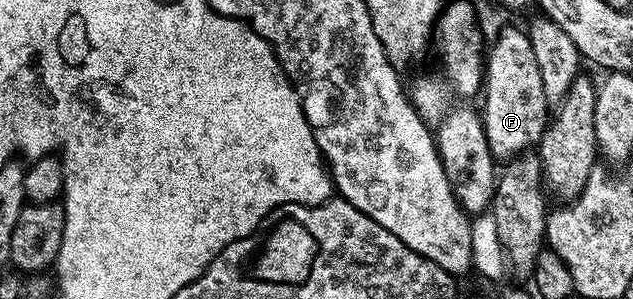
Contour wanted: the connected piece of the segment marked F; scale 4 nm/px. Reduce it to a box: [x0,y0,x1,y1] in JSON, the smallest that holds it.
[481,27,548,162]

